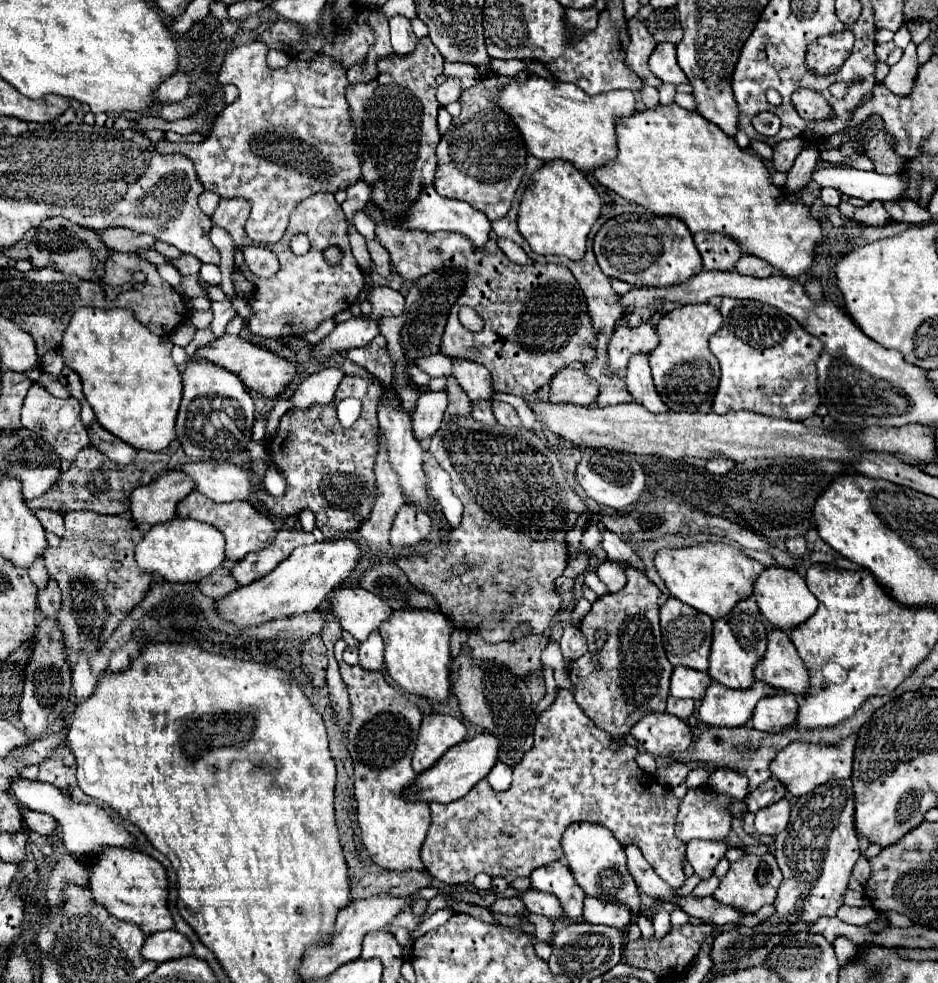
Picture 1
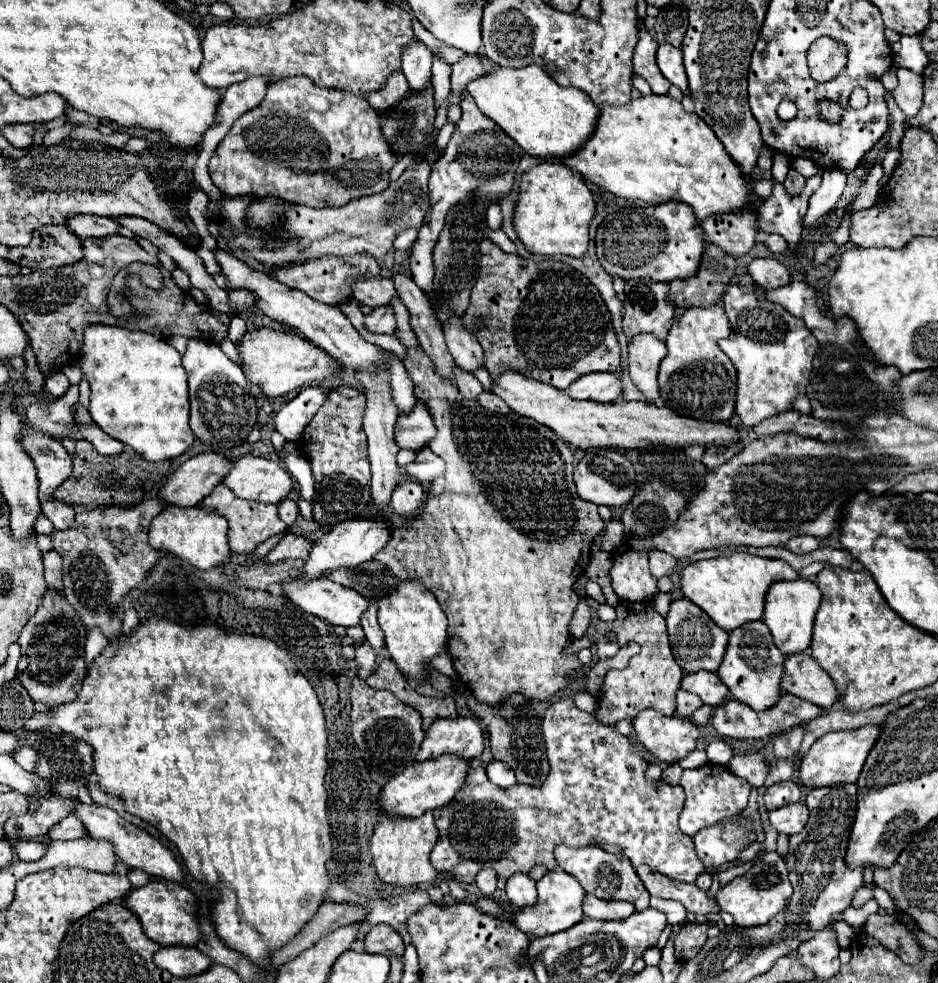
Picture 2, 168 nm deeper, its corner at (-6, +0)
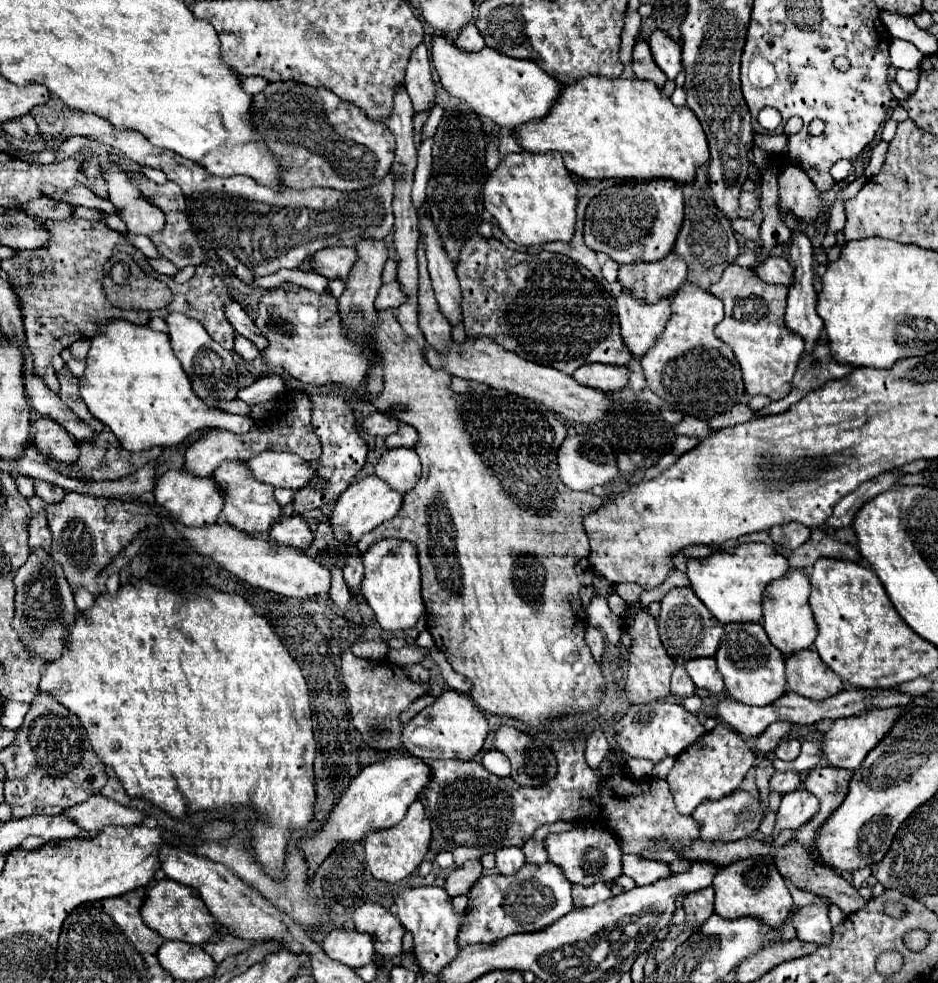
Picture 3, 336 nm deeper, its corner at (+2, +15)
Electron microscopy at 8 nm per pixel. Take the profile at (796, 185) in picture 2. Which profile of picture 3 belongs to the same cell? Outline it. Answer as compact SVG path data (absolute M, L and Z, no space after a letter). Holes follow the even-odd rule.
M789 165L779 175L779 209L793 213L797 221L813 223L821 213L821 199L811 179L799 169Z

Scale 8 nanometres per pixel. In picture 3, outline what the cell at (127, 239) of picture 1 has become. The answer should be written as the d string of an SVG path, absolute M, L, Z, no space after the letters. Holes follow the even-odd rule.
M49 197L33 199L33 201L25 203L25 205L19 205L19 209L25 211L25 213L29 213L35 219L41 219L41 221L47 221L47 219L67 219L73 213L71 205L53 201Z

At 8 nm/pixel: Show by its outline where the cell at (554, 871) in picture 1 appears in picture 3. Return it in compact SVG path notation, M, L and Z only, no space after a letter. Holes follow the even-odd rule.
M549 861L541 865L525 863L513 877L493 873L481 877L473 885L469 891L467 913L457 935L457 943L463 949L475 943L495 943L513 933L535 933L553 925L571 909L571 883L565 879L561 869Z

